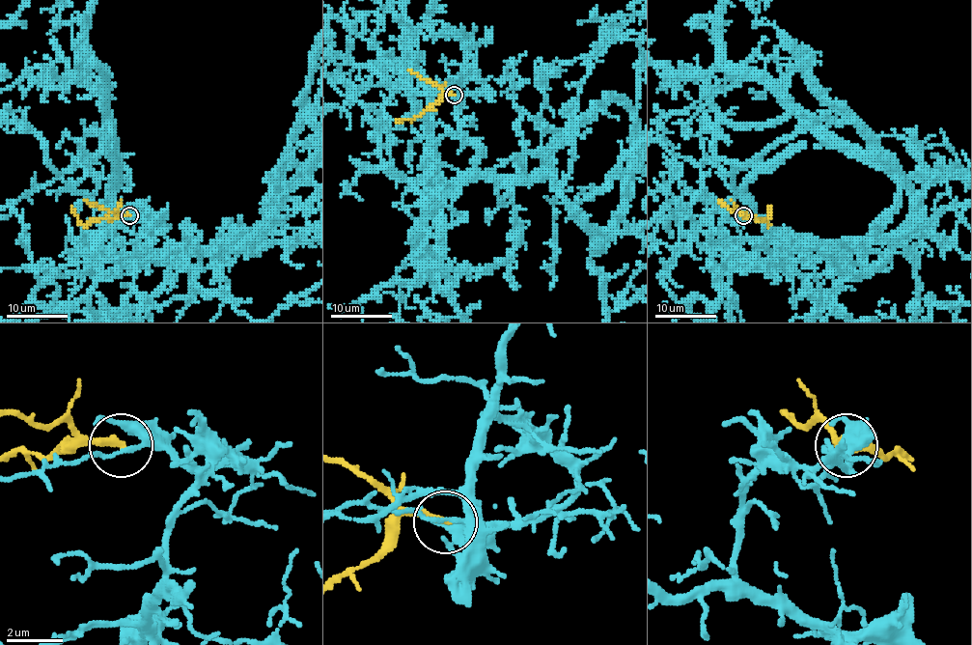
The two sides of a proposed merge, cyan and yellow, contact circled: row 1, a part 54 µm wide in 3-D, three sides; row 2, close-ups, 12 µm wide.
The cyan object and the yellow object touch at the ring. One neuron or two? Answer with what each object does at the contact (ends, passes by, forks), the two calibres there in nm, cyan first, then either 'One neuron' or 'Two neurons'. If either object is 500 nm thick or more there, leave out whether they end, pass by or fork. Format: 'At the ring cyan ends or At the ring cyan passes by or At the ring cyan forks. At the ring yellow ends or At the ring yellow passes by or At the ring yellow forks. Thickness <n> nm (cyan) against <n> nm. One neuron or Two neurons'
At the ring cyan passes by. At the ring yellow ends. Thickness 130 nm (cyan) against 260 nm. Two neurons

